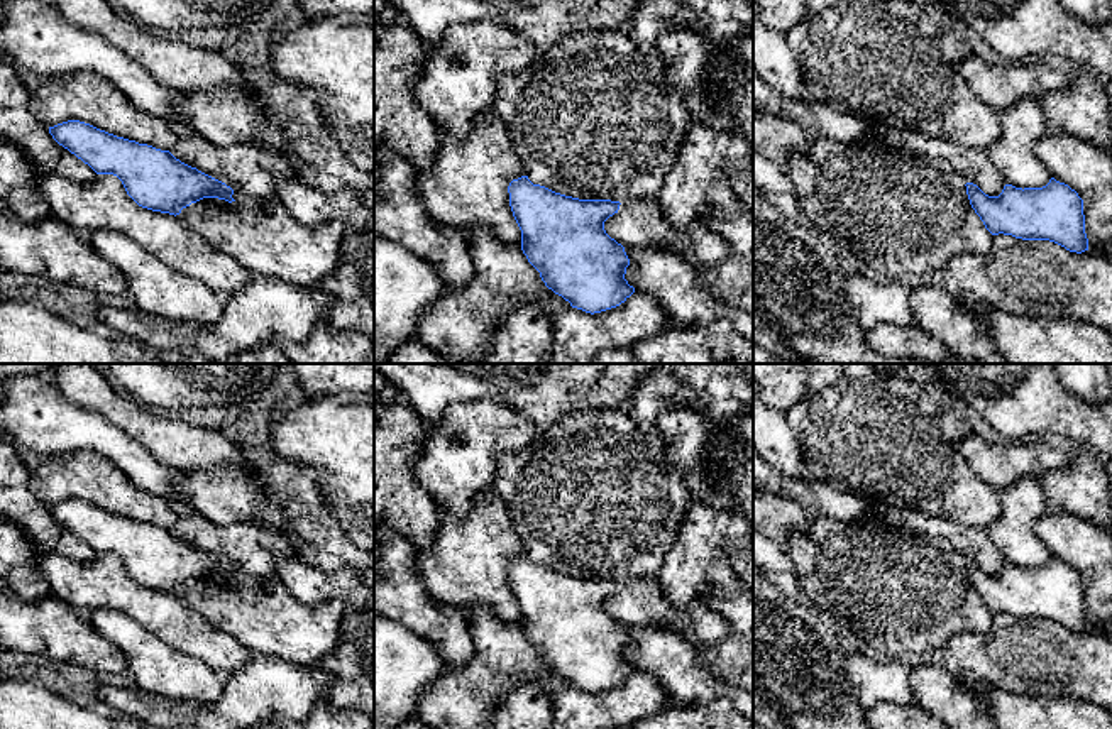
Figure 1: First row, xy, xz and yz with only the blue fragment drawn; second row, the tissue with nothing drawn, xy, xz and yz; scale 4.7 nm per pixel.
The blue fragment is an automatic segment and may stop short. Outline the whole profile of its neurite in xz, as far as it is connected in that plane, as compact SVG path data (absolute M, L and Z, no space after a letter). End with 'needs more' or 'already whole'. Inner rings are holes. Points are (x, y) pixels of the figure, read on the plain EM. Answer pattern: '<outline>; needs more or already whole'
M528 555L508 565L509 585L521 609L521 629L555 673L586 692L601 692L625 682L635 666L625 658L630 638L625 626L604 609L604 600L618 592L619 580L579 578L533 563Z; already whole

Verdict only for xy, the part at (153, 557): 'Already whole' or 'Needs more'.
Already whole

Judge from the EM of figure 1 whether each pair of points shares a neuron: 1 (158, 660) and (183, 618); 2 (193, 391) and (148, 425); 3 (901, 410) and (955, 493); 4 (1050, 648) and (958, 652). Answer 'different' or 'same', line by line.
1: different
2: different
3: same
4: same

